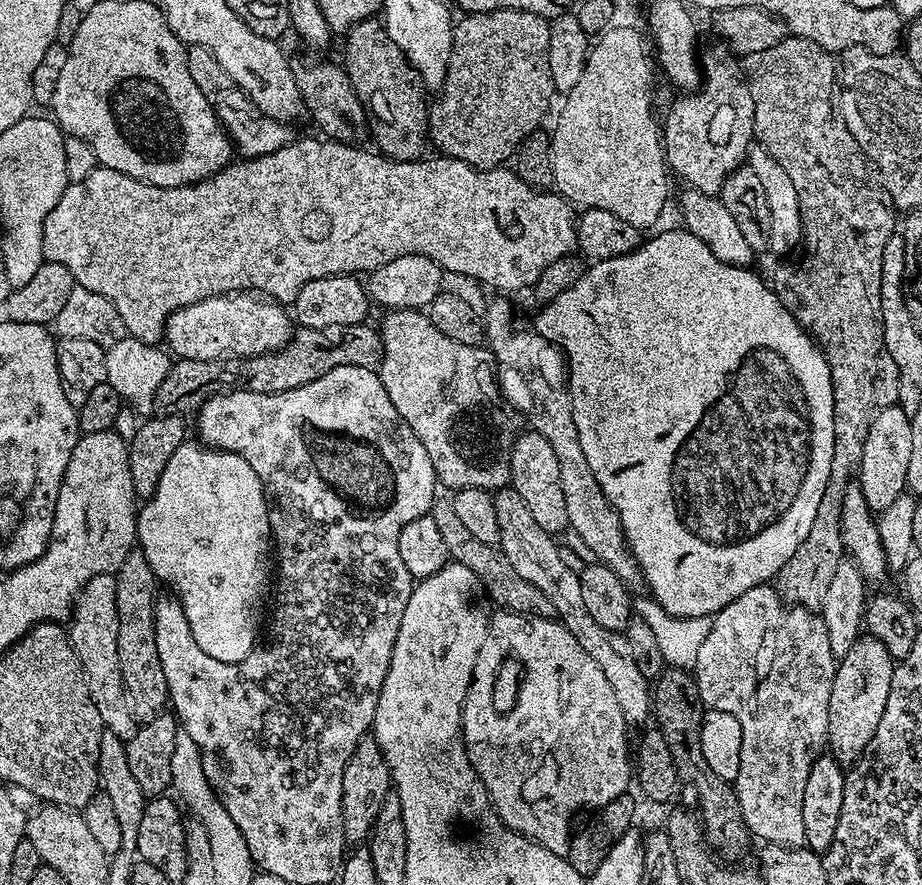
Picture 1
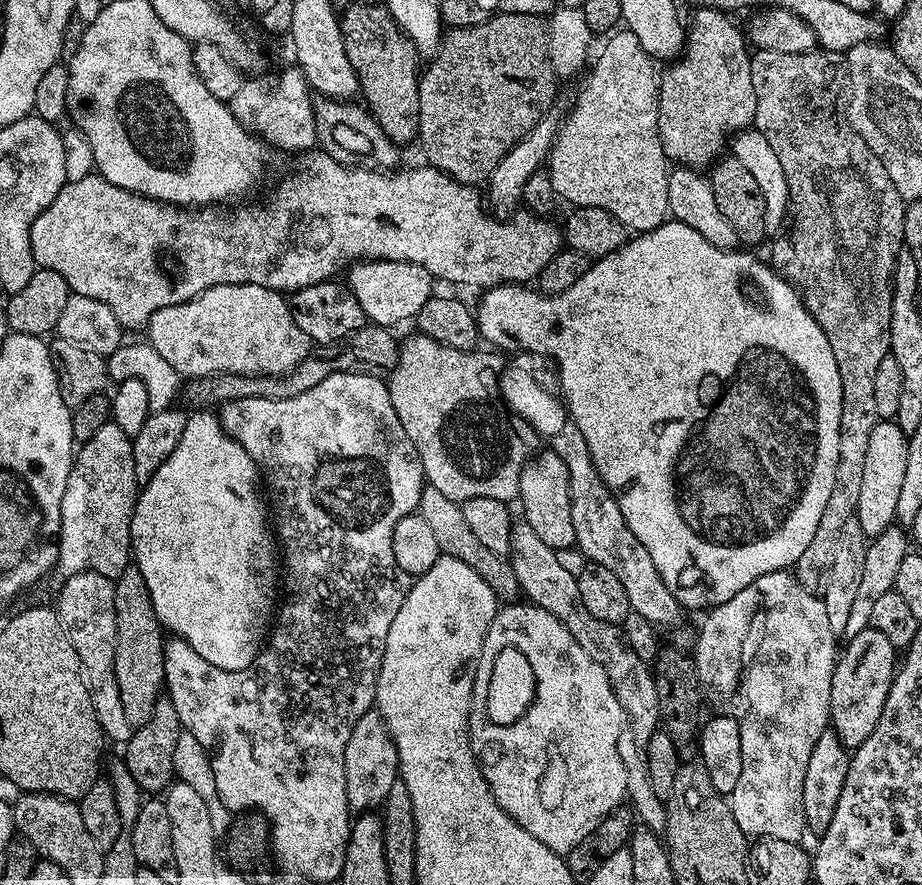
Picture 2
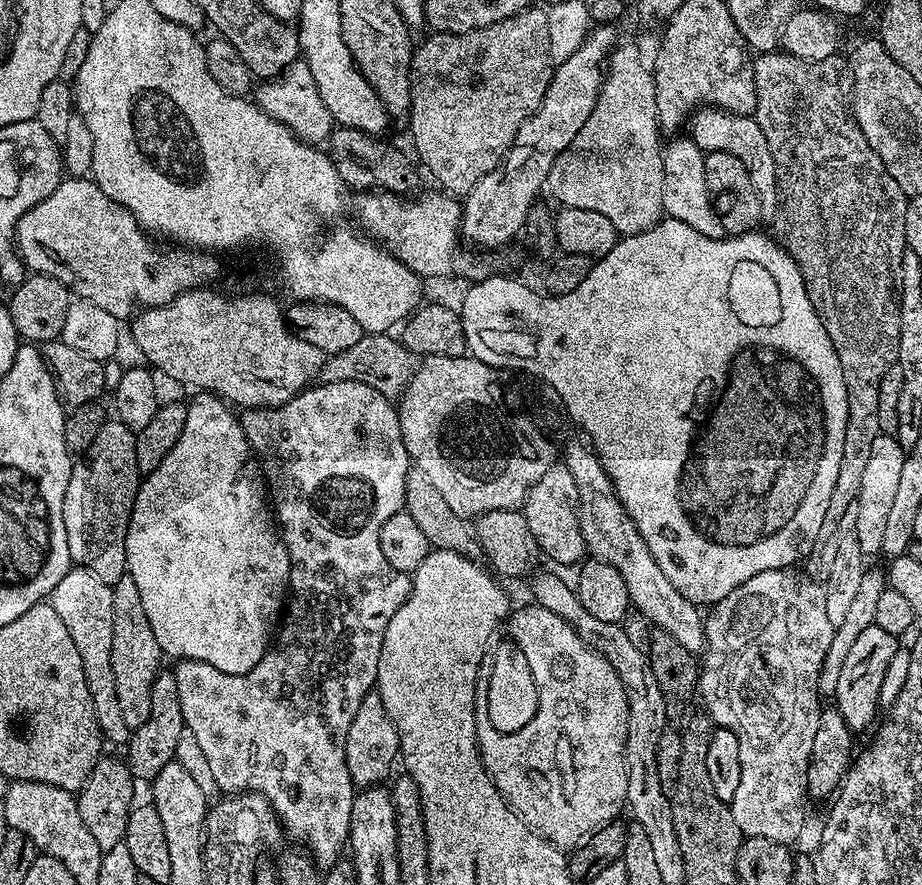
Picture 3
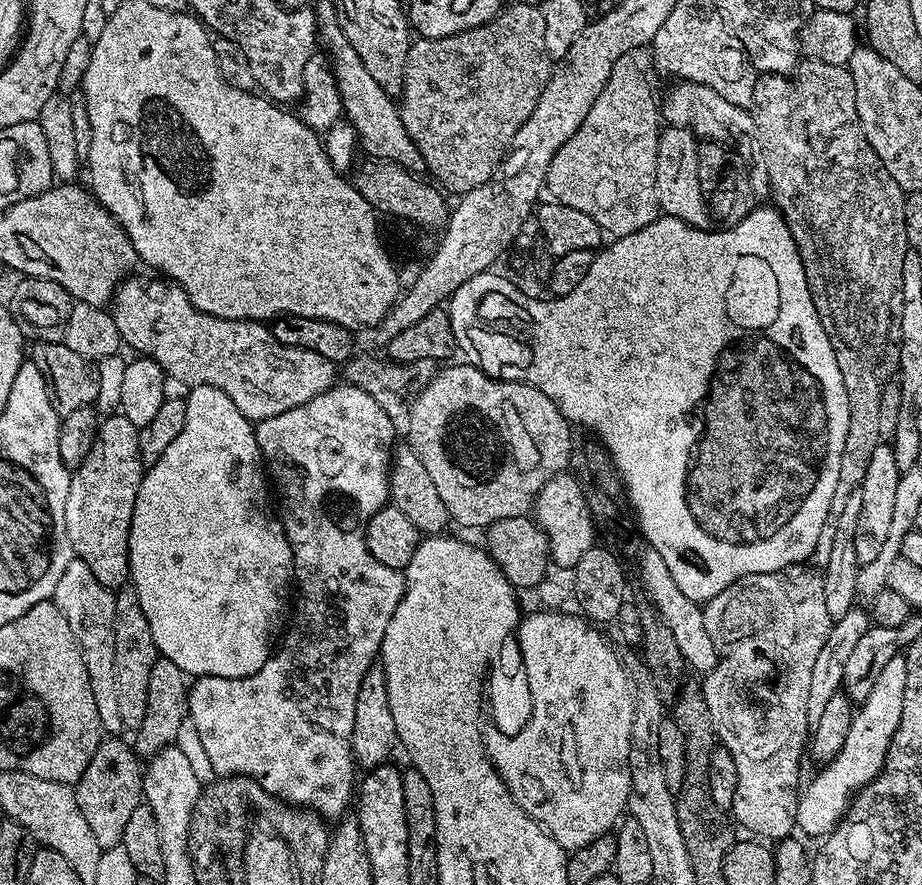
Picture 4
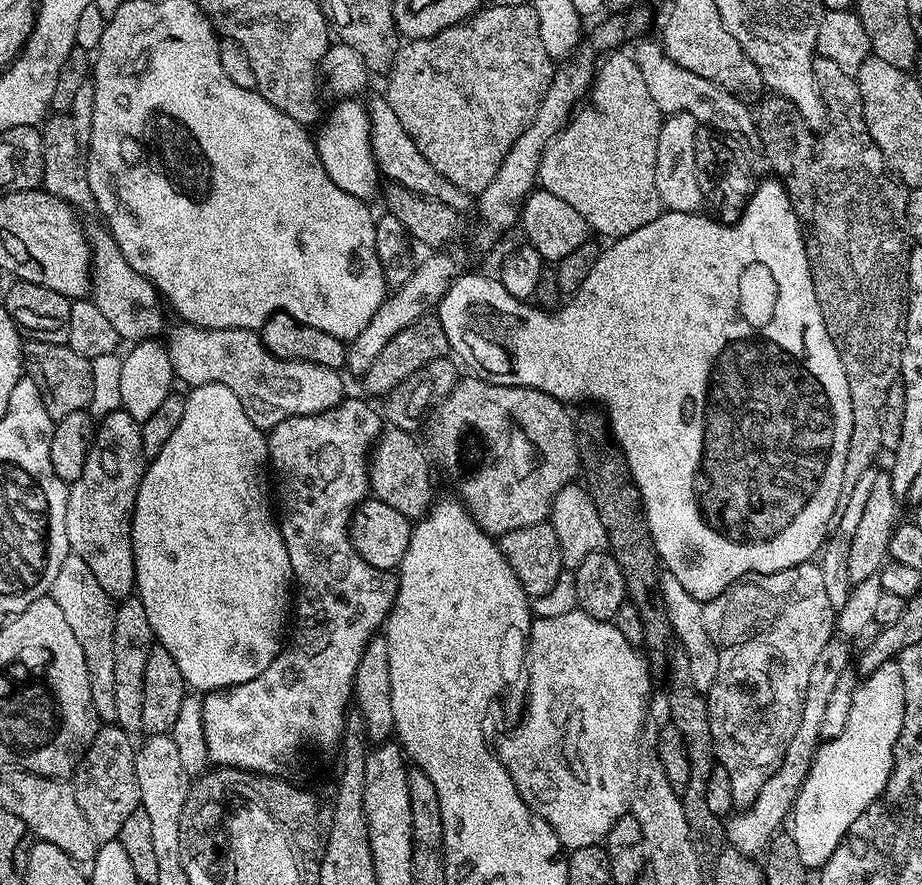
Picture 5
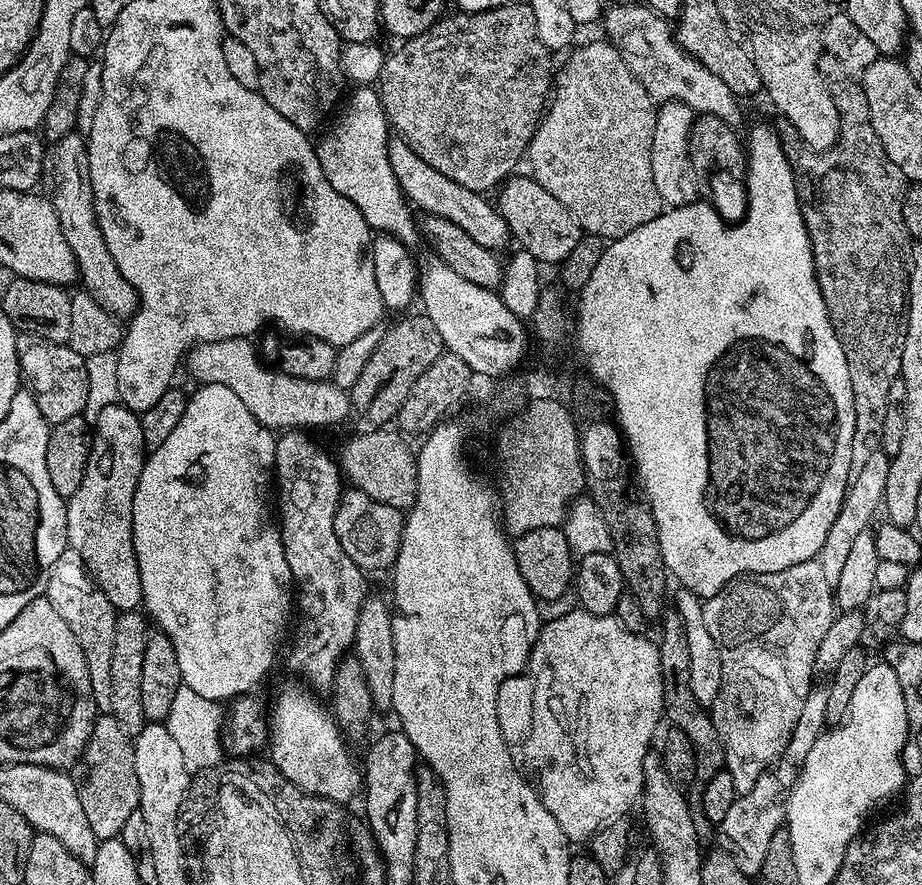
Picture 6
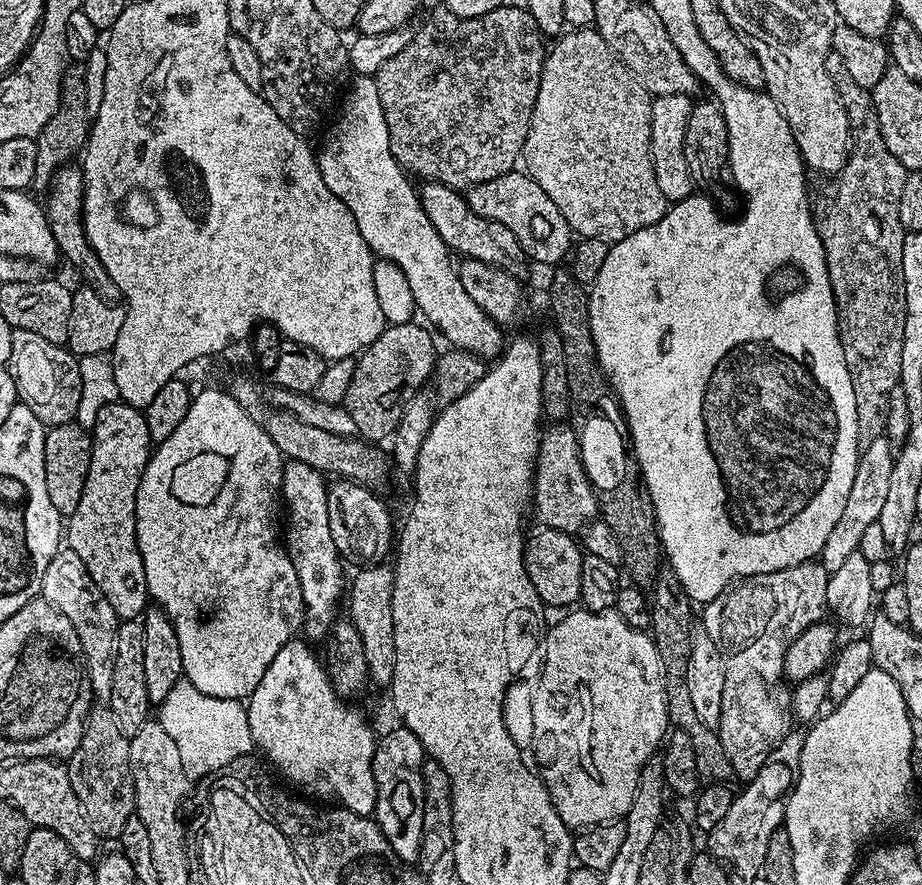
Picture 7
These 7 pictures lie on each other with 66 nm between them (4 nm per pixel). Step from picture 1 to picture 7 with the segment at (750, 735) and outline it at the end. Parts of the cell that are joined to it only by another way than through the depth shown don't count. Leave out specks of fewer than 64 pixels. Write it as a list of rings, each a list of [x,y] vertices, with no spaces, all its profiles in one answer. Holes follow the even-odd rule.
[[[809,562],[807,564],[799,564],[798,566],[790,566],[786,570],[774,570],[770,574],[758,574],[757,576],[745,576],[739,582],[733,583],[725,588],[722,594],[718,594],[718,598],[714,598],[709,604],[703,605],[702,623],[706,631],[710,634],[710,638],[715,644],[720,645],[721,649],[737,648],[737,652],[728,652],[724,657],[724,665],[726,666],[726,687],[722,690],[722,718],[720,719],[719,733],[722,742],[722,750],[726,750],[726,758],[730,758],[730,766],[733,773],[737,777],[741,776],[744,782],[750,781],[758,774],[759,768],[766,762],[767,756],[771,754],[780,743],[783,742],[784,736],[790,731],[794,724],[792,715],[792,695],[791,691],[784,692],[784,688],[780,683],[785,683],[784,674],[784,655],[788,652],[788,647],[794,642],[794,638],[798,638],[798,634],[802,634],[810,626],[821,623],[825,619],[828,612],[826,600],[826,588],[829,572],[824,569],[824,565],[819,562]]]

